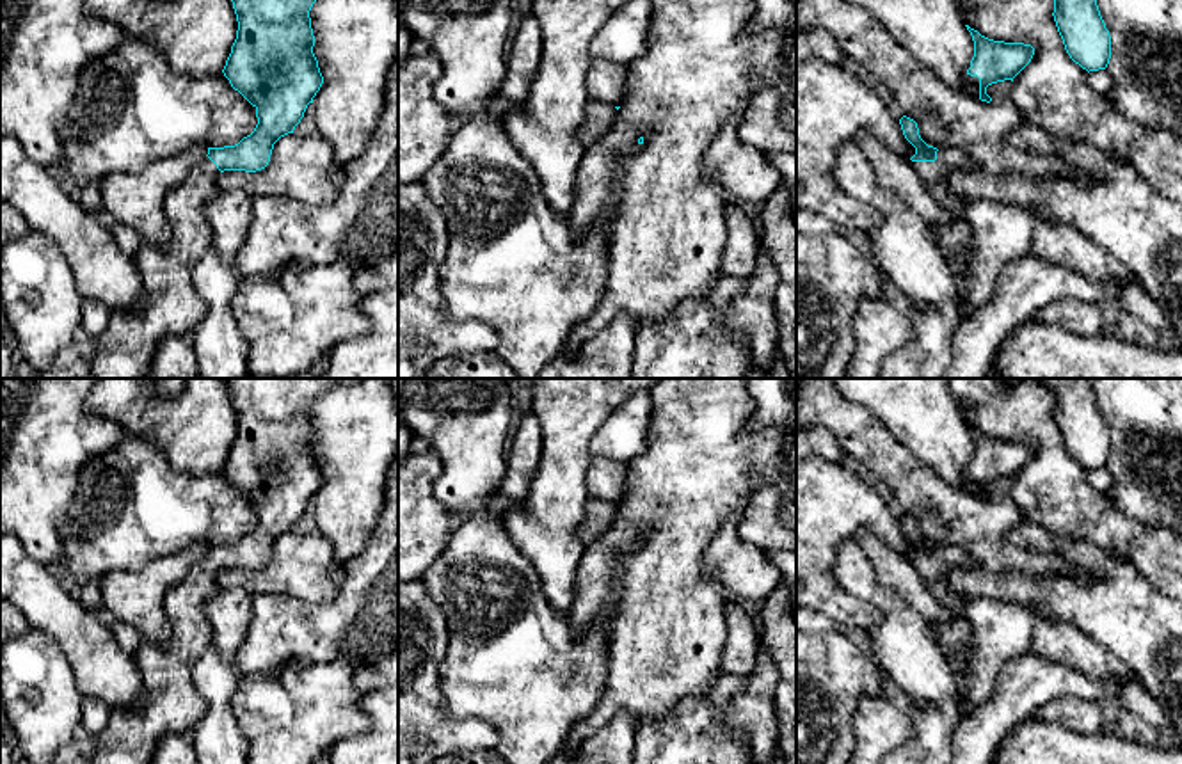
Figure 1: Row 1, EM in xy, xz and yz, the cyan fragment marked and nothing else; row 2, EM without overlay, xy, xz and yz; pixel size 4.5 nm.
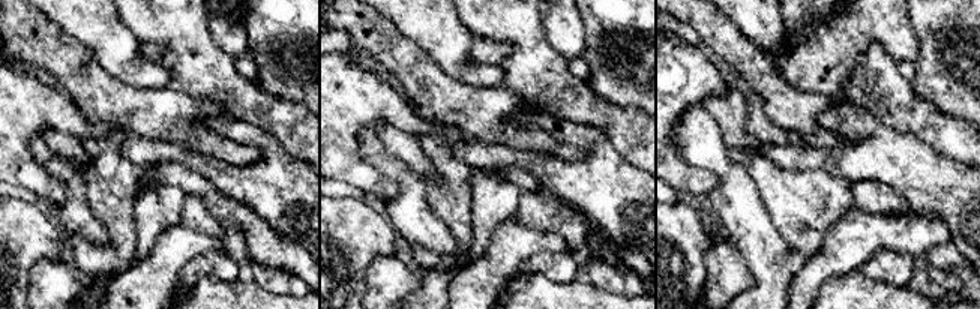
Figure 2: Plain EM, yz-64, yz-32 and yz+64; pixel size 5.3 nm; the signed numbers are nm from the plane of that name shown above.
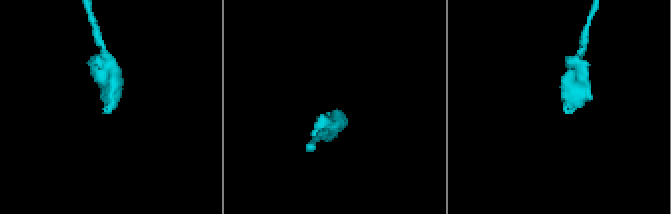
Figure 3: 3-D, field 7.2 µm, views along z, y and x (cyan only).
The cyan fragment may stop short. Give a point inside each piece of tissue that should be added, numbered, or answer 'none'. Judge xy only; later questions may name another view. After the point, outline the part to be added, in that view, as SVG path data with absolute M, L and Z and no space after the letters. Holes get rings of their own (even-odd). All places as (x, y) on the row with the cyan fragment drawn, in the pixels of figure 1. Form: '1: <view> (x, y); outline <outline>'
1: xy (171, 306); outline M206 156L167 194L169 249L144 245L133 256L144 284L142 309L112 311L107 329L98 336L92 361L96 378L140 378L162 338L192 334L206 316L208 306L194 288L192 270L213 245L204 206L220 192L219 174Z

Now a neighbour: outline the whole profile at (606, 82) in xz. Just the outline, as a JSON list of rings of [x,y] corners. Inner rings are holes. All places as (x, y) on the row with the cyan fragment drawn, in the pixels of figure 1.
[[[592,59],[587,76],[590,101],[622,107],[629,103],[629,66]]]

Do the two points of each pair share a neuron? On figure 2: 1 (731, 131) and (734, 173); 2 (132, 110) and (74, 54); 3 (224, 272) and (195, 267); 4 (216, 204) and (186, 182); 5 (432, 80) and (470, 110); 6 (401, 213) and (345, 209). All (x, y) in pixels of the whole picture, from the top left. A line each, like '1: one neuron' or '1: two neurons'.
1: two neurons
2: one neuron
3: one neuron
4: one neuron
5: one neuron
6: two neurons

